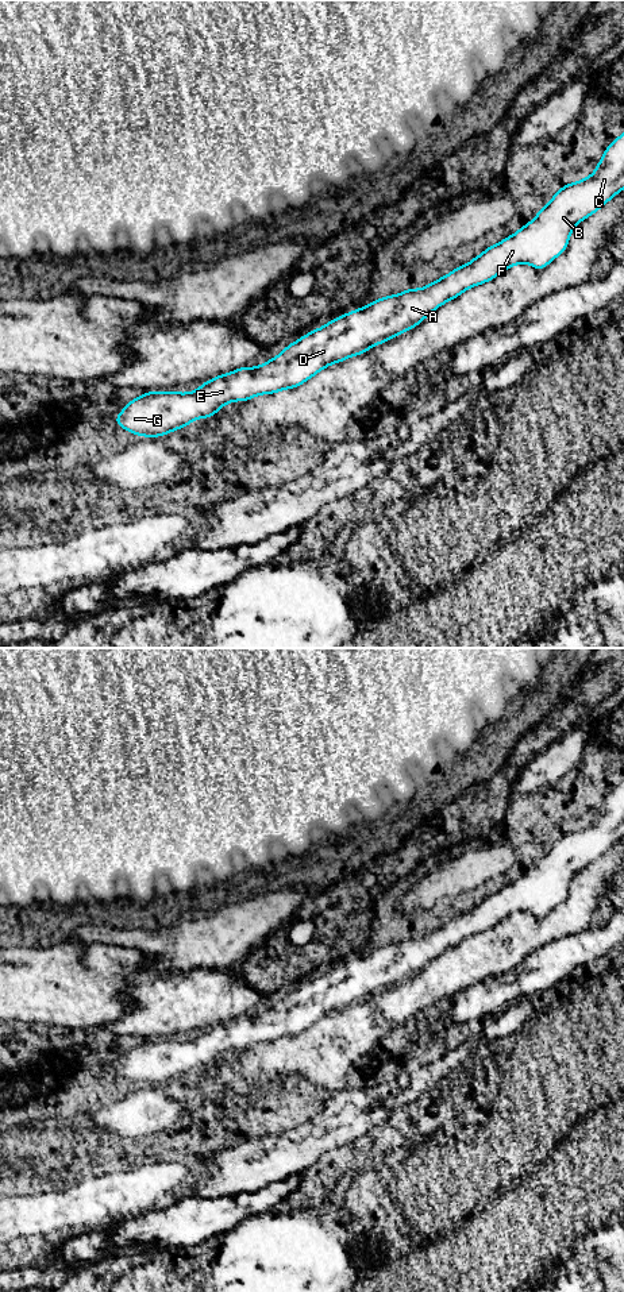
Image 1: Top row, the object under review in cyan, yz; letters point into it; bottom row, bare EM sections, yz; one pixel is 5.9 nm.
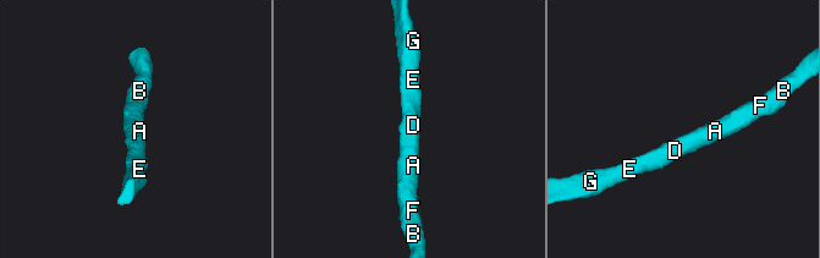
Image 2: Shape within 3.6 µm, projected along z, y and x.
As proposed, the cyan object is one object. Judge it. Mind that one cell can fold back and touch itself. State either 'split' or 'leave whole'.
leave whole

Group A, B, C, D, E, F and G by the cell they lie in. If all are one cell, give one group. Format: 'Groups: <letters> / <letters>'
Groups: A B C D E F G

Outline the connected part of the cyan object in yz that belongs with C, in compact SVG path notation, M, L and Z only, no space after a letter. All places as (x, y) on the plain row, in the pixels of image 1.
M624 780L606 795L592 824L574 832L566 832L554 842L552 848L539 859L532 869L527 871L502 890L490 894L481 903L474 905L470 911L459 914L428 934L408 937L400 942L375 948L365 956L332 967L321 976L311 979L297 990L286 994L278 1004L271 1006L265 1013L258 1013L254 1017L243 1014L228 1022L217 1023L192 1041L145 1041L130 1049L118 1062L115 1071L139 1084L163 1084L176 1077L185 1076L189 1071L200 1065L212 1065L220 1056L231 1049L247 1049L259 1042L273 1042L280 1038L297 1035L327 1014L339 1011L350 1004L361 1003L375 992L382 992L407 977L413 977L438 954L457 946L461 941L475 933L489 930L517 911L531 913L538 918L544 917L567 896L574 873L597 860L623 837Z

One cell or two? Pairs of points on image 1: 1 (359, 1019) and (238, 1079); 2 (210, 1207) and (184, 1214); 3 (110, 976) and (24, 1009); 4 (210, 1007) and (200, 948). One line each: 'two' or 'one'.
1: one
2: one
3: one
4: two

